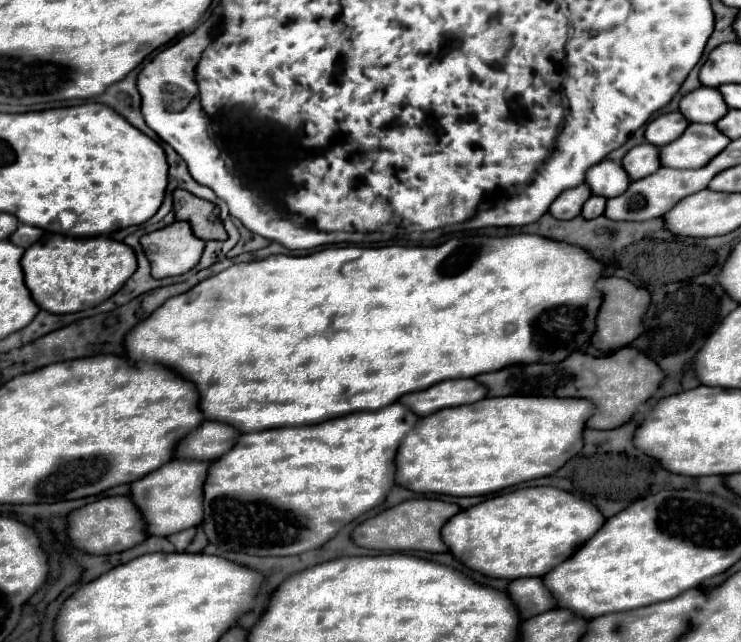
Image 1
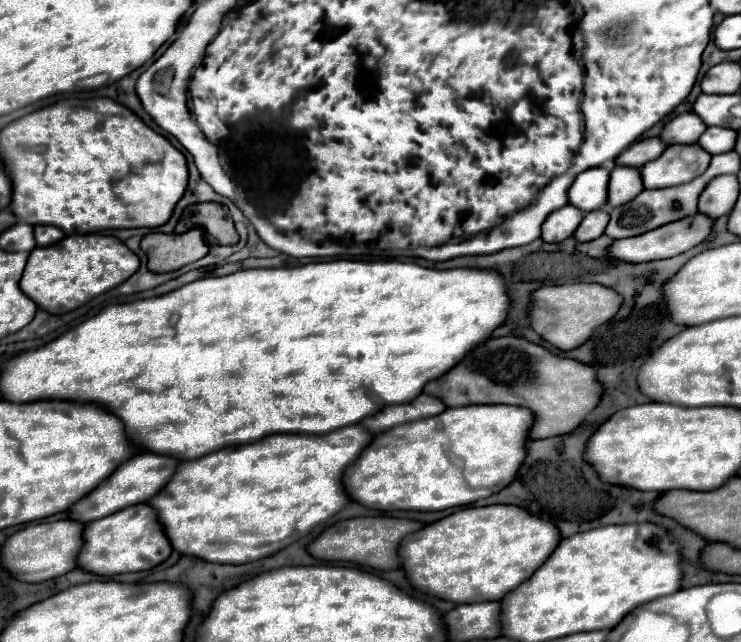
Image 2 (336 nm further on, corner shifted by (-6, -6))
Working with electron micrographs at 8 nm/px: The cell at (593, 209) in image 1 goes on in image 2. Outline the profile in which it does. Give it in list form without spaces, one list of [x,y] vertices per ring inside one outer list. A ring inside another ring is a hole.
[[[602,209],[590,211],[590,213],[584,215],[584,219],[582,219],[580,227],[576,229],[574,237],[580,239],[580,241],[592,241],[592,239],[596,239],[604,233],[606,225],[608,225],[608,213],[606,211],[602,211]]]

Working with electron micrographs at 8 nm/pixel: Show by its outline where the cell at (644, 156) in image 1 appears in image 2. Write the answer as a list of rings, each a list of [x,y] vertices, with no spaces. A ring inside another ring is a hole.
[[[616,165],[616,167],[612,169],[612,173],[610,173],[608,205],[610,205],[610,207],[624,205],[624,203],[632,201],[642,189],[644,189],[644,181],[642,181],[640,169]]]

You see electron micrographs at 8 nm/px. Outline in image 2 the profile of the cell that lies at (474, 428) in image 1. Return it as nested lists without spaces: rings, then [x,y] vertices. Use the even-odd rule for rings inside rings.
[[[468,405],[458,409],[446,409],[438,417],[420,419],[392,427],[378,433],[370,447],[366,447],[360,459],[346,471],[344,483],[348,495],[378,511],[442,511],[450,507],[470,505],[478,499],[486,499],[496,491],[502,491],[520,463],[524,463],[524,443],[528,443],[528,427],[532,427],[532,415],[524,407],[504,405]]]

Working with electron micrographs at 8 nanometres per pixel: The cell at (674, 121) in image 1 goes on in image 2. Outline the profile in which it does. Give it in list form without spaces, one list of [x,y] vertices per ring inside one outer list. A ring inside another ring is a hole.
[[[660,137],[640,139],[640,141],[632,143],[632,145],[616,159],[616,163],[630,165],[630,167],[644,167],[648,161],[658,159],[664,149],[666,149],[666,143],[664,143]]]

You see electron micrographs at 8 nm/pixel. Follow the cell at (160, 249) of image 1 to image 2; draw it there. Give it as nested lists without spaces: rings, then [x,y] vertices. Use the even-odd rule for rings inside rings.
[[[192,229],[184,235],[150,233],[142,239],[142,251],[148,255],[148,269],[152,273],[166,273],[202,259],[208,255],[208,245],[202,231]]]

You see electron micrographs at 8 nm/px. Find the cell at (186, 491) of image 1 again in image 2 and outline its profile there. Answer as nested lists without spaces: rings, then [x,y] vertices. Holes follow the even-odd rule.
[[[140,503],[86,525],[84,547],[78,557],[78,567],[92,571],[96,575],[146,571],[166,561],[170,553],[172,553],[172,543],[168,543],[168,537],[160,527],[156,509],[150,507],[148,503]]]

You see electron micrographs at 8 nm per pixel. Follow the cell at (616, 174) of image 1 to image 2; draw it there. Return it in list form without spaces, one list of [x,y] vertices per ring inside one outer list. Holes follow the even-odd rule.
[[[594,167],[580,173],[568,191],[568,199],[574,207],[602,209],[608,203],[608,175],[604,167]]]

